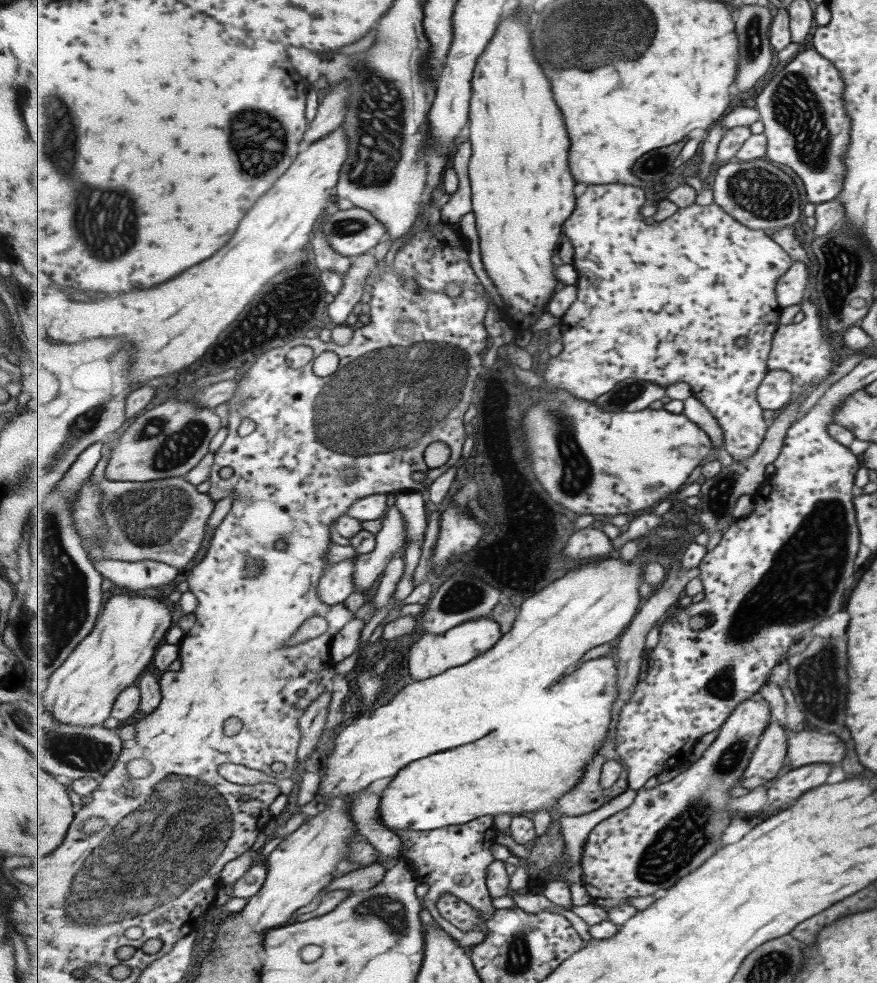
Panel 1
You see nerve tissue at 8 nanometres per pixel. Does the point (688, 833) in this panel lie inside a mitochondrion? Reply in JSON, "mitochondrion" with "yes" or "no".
{"mitochondrion":"yes"}

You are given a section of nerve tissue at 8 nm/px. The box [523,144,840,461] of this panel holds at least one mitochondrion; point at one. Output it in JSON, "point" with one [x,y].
{"point":[766,194]}

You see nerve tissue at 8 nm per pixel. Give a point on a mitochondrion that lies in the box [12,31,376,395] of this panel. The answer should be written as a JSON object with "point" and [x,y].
{"point":[96,222]}

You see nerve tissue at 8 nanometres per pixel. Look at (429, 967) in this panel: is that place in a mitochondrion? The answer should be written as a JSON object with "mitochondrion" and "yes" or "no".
{"mitochondrion":"no"}

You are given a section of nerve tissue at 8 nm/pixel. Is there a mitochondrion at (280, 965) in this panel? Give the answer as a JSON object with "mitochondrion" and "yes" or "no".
{"mitochondrion":"no"}

